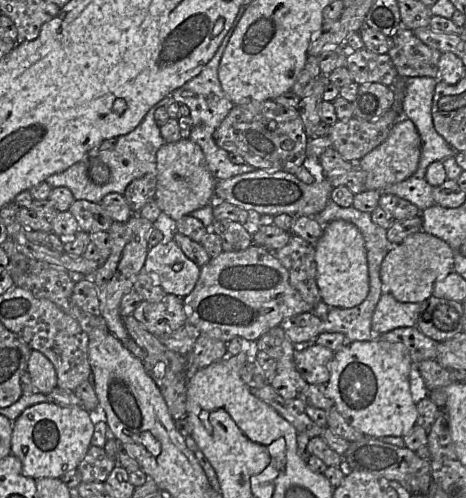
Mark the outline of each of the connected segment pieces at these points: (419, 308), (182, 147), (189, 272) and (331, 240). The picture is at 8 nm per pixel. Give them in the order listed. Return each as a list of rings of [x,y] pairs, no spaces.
[[[383,293],[372,316],[373,334],[381,335],[396,328],[415,327],[426,307],[427,300],[404,303],[397,301],[390,293]]]
[[[190,139],[166,142],[156,154],[156,192],[154,201],[162,213],[178,221],[185,215],[213,204],[217,180],[209,170],[201,148]]]
[[[173,240],[160,242],[149,250],[143,271],[156,278],[166,293],[183,299],[194,289],[201,267],[190,260]]]
[[[334,220],[324,226],[315,251],[317,285],[322,302],[330,308],[353,308],[368,296],[369,272],[364,237],[351,222]]]

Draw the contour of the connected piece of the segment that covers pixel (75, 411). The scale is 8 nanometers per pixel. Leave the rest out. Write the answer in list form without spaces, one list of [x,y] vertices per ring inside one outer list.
[[[38,403],[26,408],[13,421],[11,454],[22,462],[23,476],[58,478],[77,469],[92,445],[95,425],[85,408],[56,403]]]

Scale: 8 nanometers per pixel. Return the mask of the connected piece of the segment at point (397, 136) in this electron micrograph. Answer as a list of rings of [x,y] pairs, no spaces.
[[[401,117],[388,137],[357,164],[366,173],[366,190],[382,190],[410,177],[417,169],[421,153],[421,138],[415,124]]]

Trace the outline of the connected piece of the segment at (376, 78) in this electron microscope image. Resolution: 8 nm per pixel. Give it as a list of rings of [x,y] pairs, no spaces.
[[[365,48],[347,56],[345,67],[357,84],[381,83],[391,86],[398,77],[397,70],[388,54],[376,54]]]

